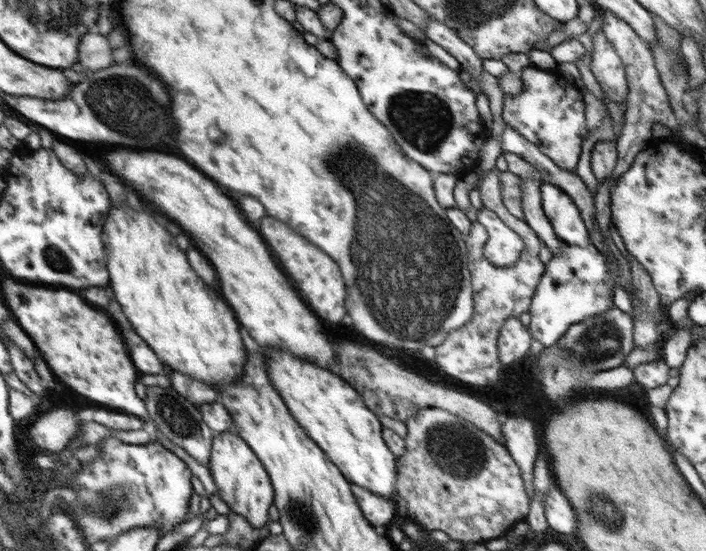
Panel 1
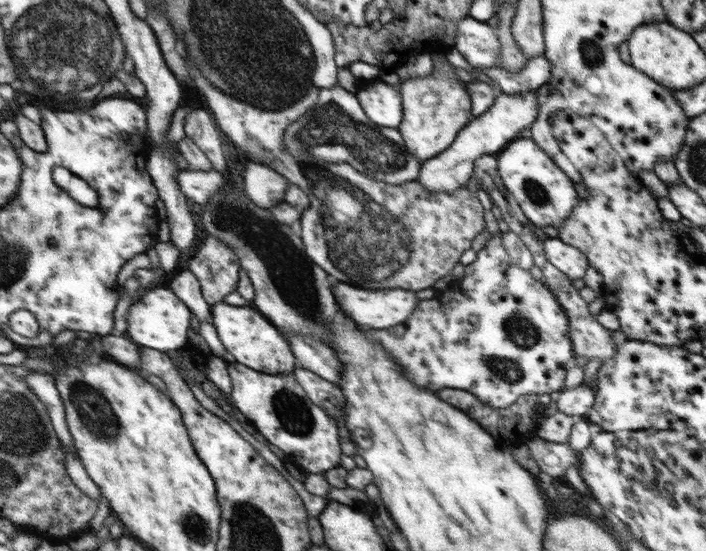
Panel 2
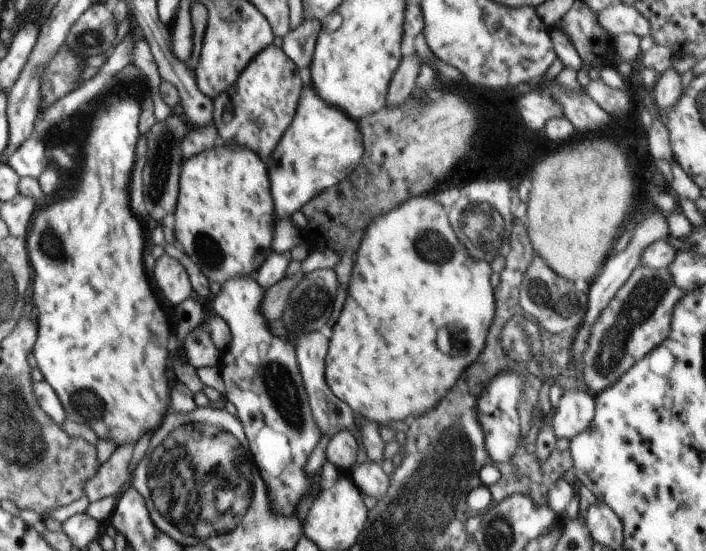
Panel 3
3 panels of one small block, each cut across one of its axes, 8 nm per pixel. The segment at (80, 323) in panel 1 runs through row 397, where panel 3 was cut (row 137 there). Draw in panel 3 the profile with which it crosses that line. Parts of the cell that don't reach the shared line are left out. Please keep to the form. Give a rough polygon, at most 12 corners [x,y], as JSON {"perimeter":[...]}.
{"perimeter":[[140,102],[90,118],[42,204],[38,368],[116,446],[169,411],[168,320],[128,204]]}

